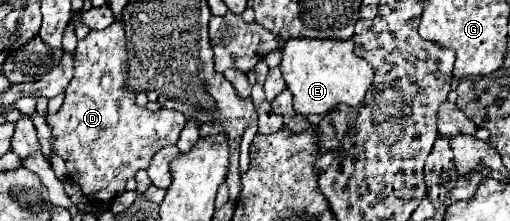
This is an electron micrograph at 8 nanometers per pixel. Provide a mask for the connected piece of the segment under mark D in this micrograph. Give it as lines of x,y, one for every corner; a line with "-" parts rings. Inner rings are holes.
114,22
106,30
90,30
84,40
78,40
76,52
76,74
70,80
64,92
64,104
56,114
46,116
48,126
54,134
54,154
66,160
68,176
76,184
80,184
84,196
94,202
110,202
124,192
126,180
132,178
138,170
146,170
152,162
152,156
166,146
174,146
180,138
180,132
186,124
182,112
160,108
158,112
150,112
134,104
134,94
124,88
126,82
126,38
124,38
124,24

